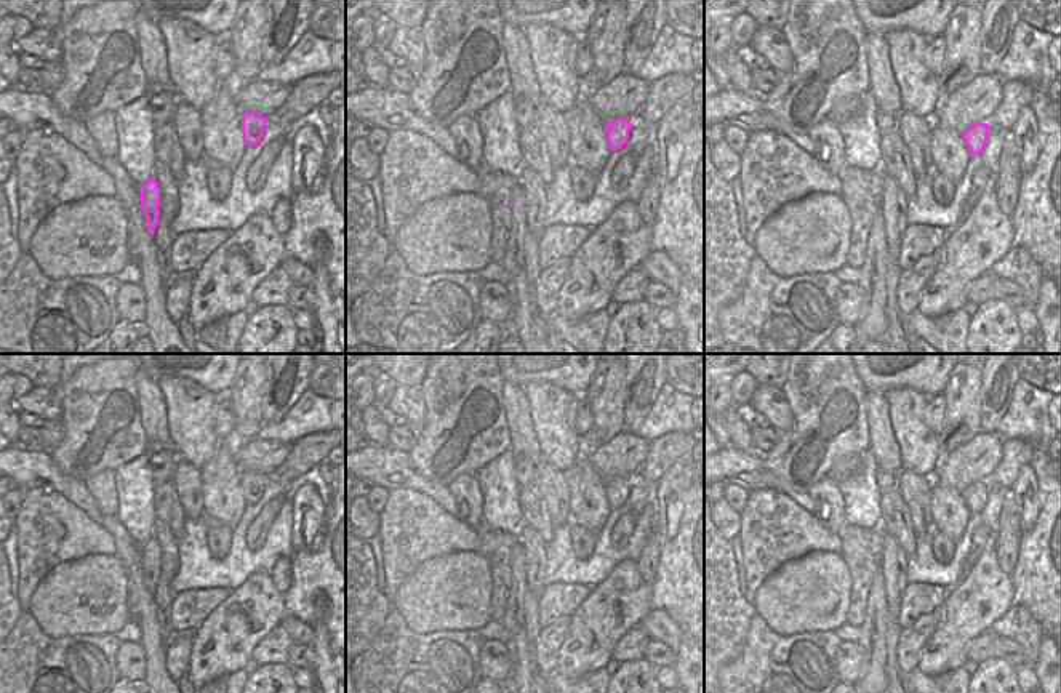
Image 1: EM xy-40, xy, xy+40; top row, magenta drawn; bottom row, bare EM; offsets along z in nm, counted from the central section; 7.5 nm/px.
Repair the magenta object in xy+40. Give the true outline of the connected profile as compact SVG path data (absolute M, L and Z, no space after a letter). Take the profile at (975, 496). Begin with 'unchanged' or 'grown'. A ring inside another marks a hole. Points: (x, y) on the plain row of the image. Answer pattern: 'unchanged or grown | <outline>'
unchanged | M973 482L967 490L962 493L962 498L968 507L970 514L981 514L986 507L987 491L992 485L987 482Z

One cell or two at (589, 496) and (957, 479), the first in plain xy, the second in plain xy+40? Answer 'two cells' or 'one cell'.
two cells

